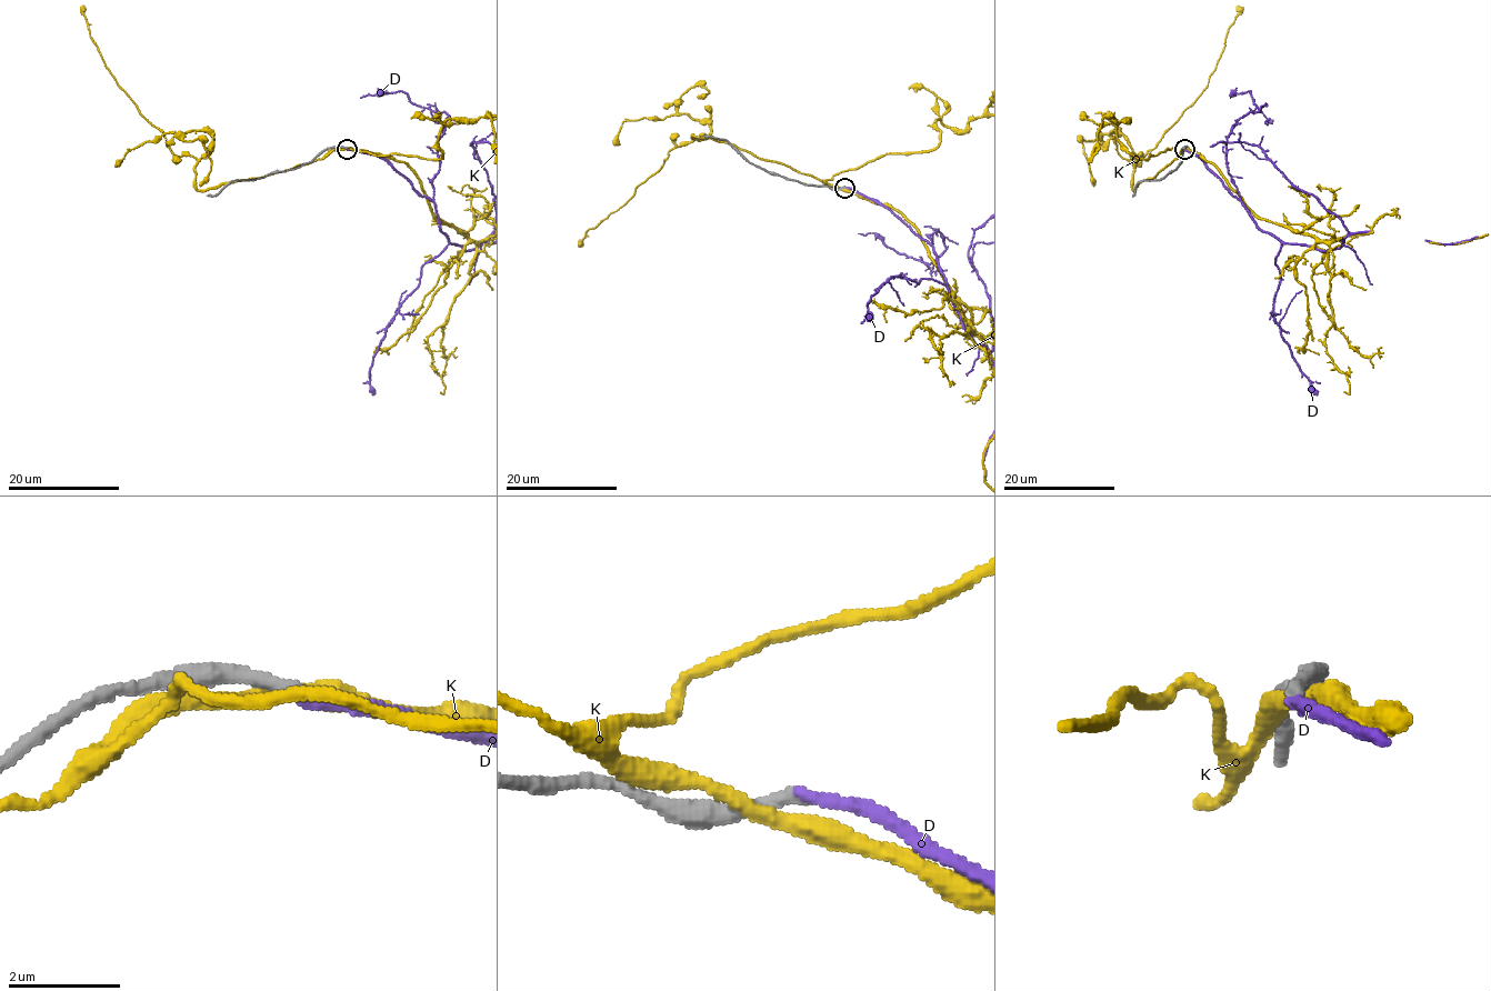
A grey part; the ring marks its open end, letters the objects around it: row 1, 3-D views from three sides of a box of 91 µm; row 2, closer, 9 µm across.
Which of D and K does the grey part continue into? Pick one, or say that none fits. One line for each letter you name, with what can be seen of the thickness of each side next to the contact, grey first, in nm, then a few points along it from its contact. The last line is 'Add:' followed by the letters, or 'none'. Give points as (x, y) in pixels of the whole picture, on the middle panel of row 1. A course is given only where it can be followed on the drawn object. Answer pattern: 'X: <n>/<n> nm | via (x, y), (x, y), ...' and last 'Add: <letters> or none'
D: 240/200 nm | via (844, 187), (877, 199), (932, 247), (961, 326), (991, 351), (991, 298), (968, 258), (973, 231)
Add: D

